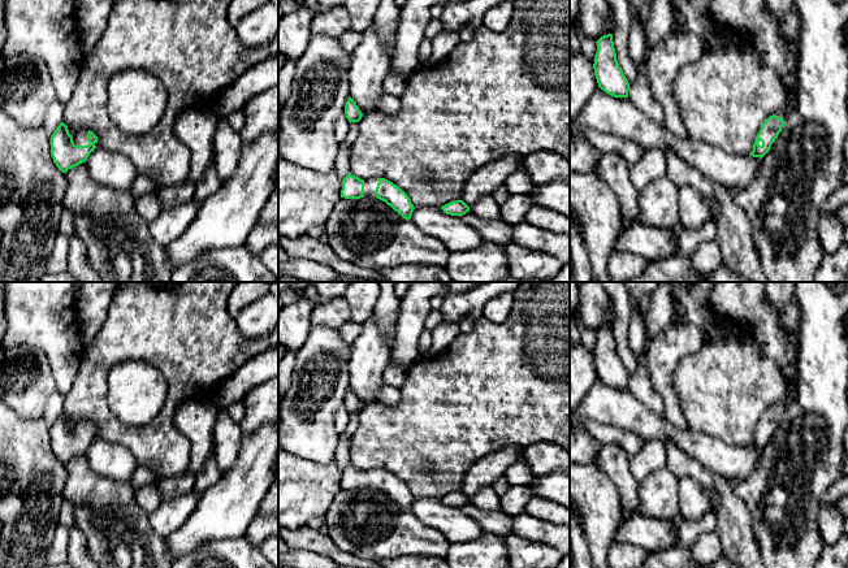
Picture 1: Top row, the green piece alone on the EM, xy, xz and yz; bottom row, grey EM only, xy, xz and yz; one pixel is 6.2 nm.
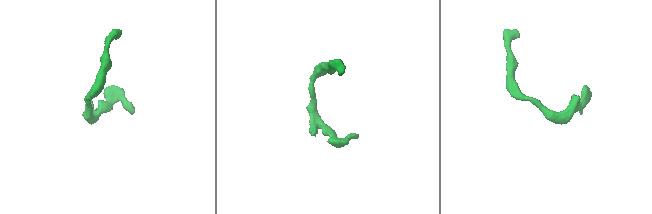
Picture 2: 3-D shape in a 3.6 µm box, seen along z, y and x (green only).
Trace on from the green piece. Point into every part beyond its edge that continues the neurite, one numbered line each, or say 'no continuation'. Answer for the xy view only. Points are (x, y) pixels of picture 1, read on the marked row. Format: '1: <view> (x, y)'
1: xy (81, 138)

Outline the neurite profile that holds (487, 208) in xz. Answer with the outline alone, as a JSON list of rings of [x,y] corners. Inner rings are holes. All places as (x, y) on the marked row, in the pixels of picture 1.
[[[492,195],[477,200],[472,207],[470,207],[470,212],[484,220],[501,220],[501,205]]]

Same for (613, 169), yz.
[[[616,152],[601,155],[594,173],[614,190],[626,222],[639,221],[639,191],[631,182],[626,160]]]

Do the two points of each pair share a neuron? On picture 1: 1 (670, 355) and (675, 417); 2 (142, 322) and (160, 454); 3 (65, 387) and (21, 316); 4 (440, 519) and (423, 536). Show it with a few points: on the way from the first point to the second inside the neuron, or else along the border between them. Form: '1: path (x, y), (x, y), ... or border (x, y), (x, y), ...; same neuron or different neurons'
1: path (665, 371), (665, 390), (670, 402); same neuron
2: path (174, 355), (174, 397), (164, 421); same neuron
3: path (64, 369), (64, 359), (39, 334); same neuron
4: border (410, 510), (424, 524), (436, 528), (449, 543); different neurons

